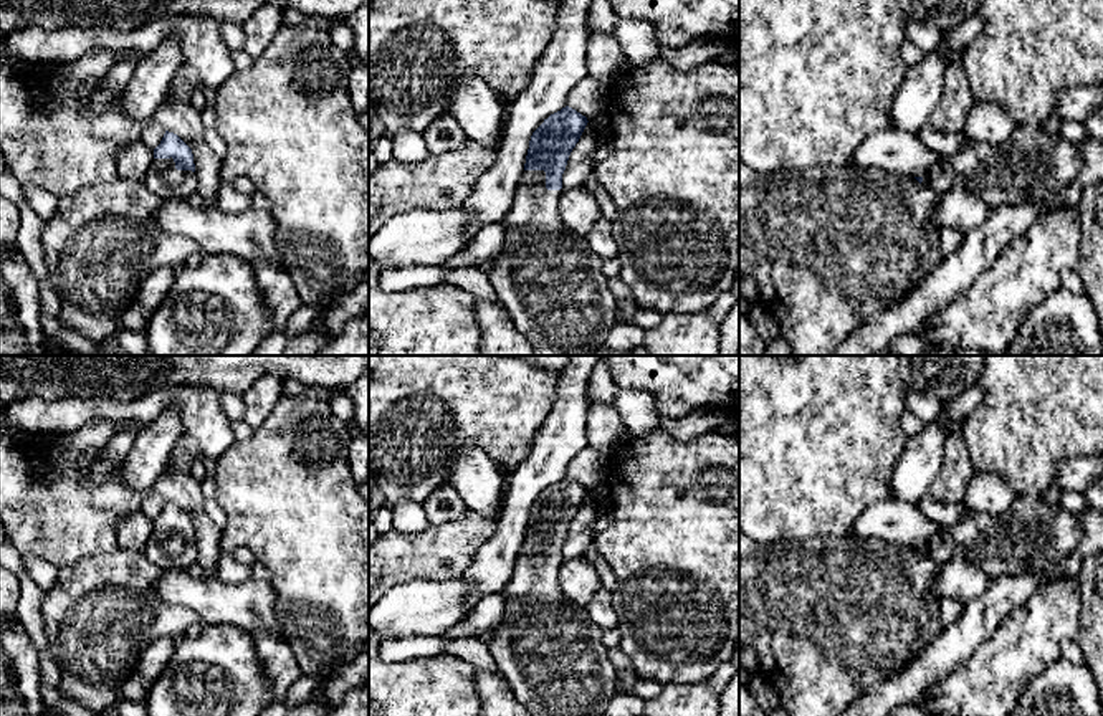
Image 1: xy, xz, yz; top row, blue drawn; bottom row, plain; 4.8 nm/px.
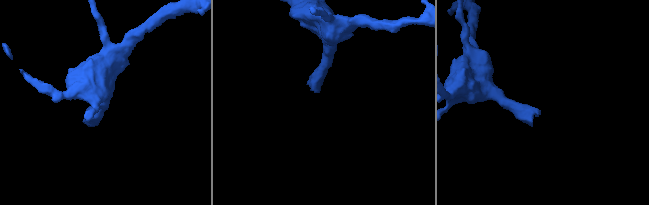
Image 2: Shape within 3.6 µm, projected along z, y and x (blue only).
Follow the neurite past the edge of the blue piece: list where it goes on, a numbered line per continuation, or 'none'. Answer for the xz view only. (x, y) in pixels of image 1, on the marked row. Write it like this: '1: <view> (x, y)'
1: xz (551, 283)

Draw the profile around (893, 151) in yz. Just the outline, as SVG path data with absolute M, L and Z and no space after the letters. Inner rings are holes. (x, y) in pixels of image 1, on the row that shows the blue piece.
M876 131L858 146L848 165L857 169L876 167L910 177L923 177L944 155L928 149L916 134L906 131Z

